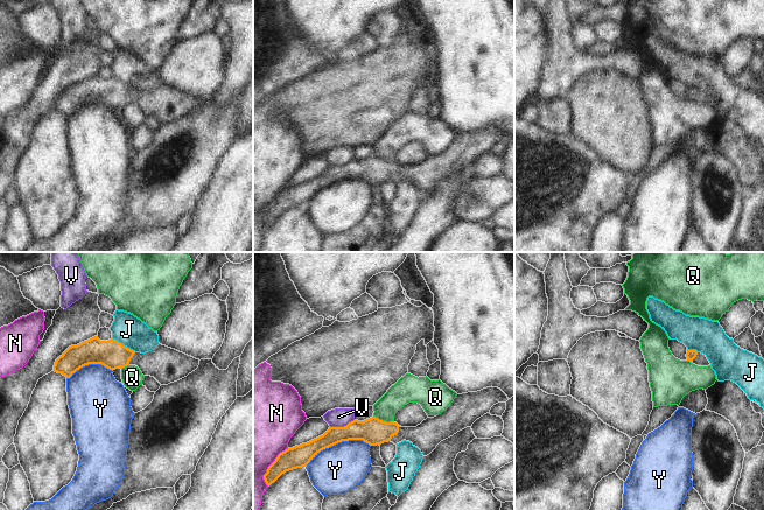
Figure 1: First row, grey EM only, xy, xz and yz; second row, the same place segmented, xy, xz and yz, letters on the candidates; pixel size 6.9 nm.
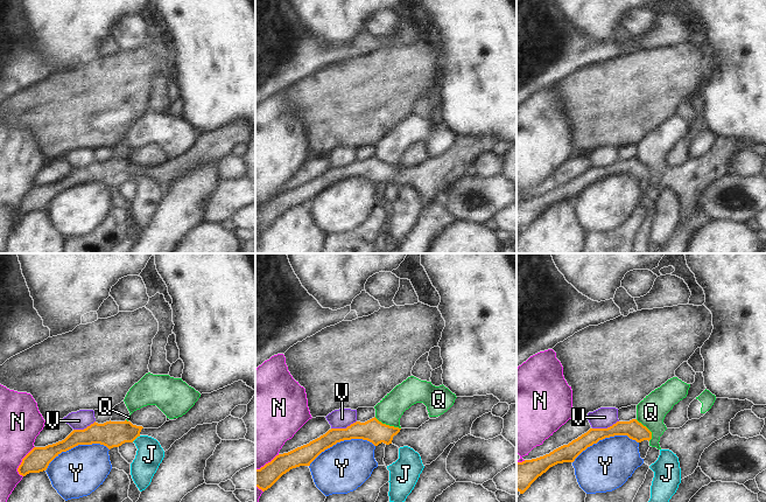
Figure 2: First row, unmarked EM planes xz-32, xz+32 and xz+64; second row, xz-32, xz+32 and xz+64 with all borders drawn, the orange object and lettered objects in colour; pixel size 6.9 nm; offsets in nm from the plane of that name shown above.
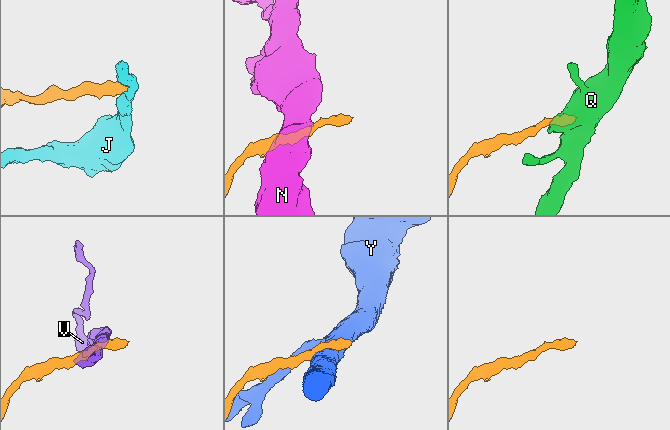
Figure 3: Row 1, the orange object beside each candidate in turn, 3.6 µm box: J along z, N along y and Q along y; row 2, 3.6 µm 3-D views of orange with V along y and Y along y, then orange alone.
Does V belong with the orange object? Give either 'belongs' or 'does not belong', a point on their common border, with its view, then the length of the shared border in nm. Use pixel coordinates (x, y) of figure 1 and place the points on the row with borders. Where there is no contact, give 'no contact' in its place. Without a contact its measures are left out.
does not belong | xz (342, 427) | 180 nm

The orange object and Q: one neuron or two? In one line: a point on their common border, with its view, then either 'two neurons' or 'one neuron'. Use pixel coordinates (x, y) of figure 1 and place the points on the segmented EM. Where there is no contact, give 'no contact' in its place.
xz (384, 421) | two neurons

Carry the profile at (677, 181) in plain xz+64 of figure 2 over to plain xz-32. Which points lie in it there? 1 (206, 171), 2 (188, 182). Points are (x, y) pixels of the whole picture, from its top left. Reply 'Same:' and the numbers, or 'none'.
Same: none

